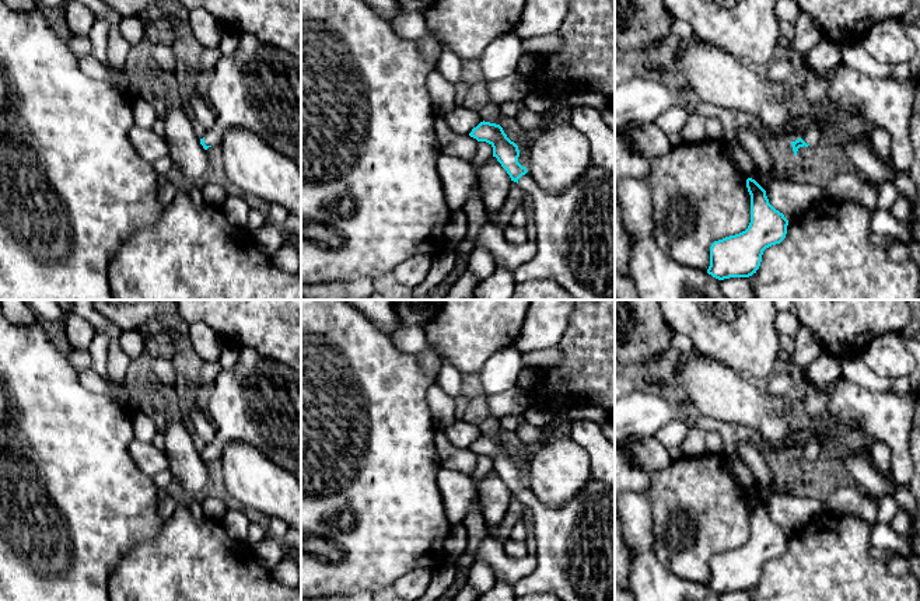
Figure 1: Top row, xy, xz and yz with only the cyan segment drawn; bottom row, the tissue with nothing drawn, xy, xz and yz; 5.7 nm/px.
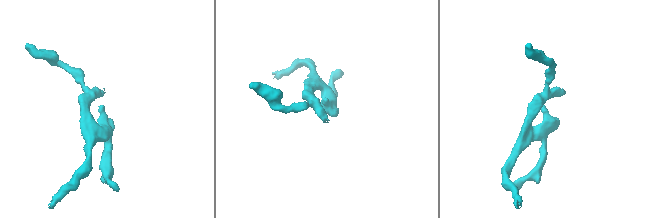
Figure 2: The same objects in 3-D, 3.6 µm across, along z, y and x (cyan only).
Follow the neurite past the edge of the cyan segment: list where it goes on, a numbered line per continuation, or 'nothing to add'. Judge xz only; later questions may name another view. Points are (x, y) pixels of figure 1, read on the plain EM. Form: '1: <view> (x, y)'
1: xz (574, 555)

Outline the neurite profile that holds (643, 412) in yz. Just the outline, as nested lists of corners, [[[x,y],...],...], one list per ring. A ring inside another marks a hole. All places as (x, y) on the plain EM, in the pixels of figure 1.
[[[639,385],[615,401],[615,444],[630,436],[654,437],[657,431],[679,416],[679,398]]]

